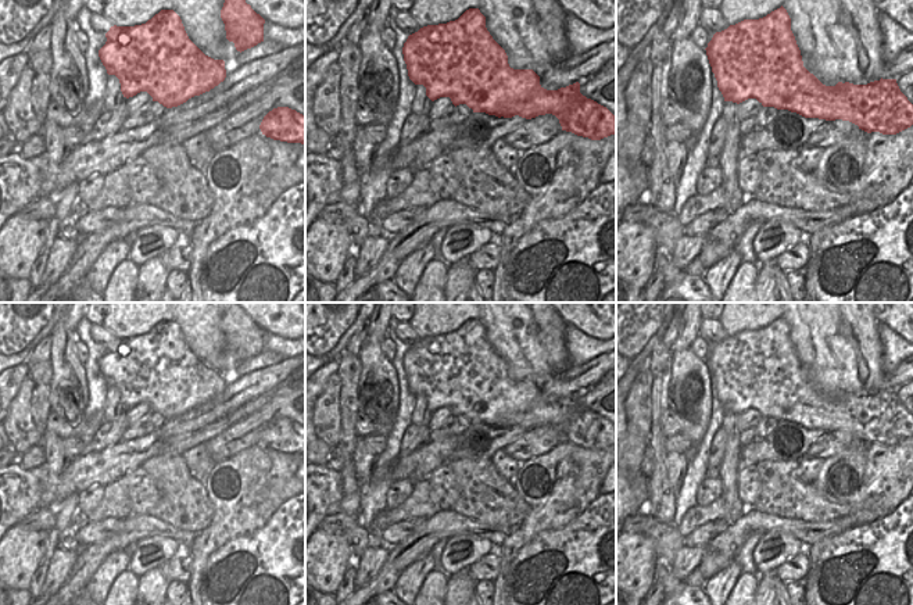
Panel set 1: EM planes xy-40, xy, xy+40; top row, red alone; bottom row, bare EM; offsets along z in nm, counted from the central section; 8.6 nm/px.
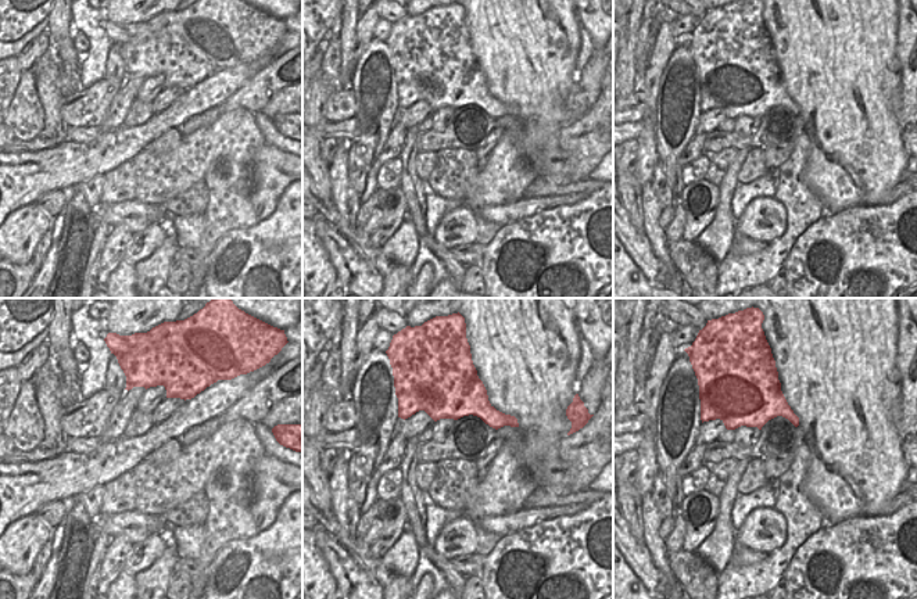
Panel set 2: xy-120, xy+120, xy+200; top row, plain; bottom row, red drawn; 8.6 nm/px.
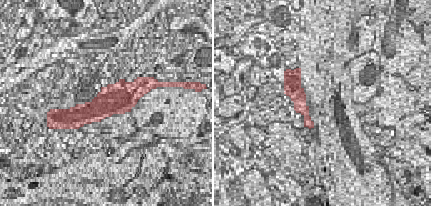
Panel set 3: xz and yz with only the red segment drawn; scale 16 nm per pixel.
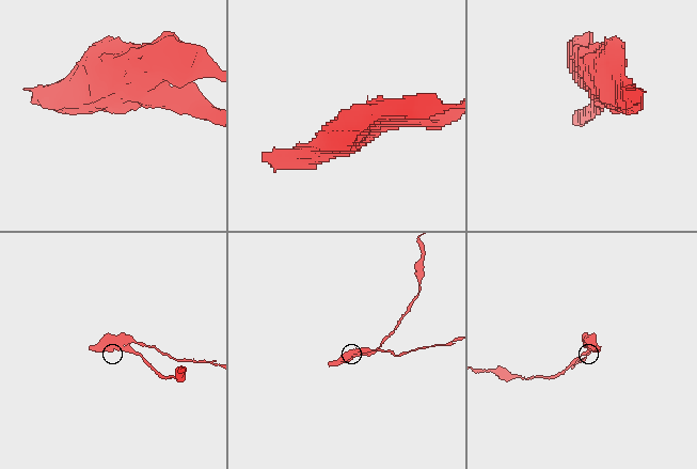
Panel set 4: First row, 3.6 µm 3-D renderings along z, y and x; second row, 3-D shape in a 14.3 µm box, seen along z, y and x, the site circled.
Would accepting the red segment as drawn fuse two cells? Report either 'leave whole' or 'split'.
split

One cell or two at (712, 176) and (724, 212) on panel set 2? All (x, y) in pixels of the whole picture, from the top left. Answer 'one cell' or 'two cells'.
two cells

